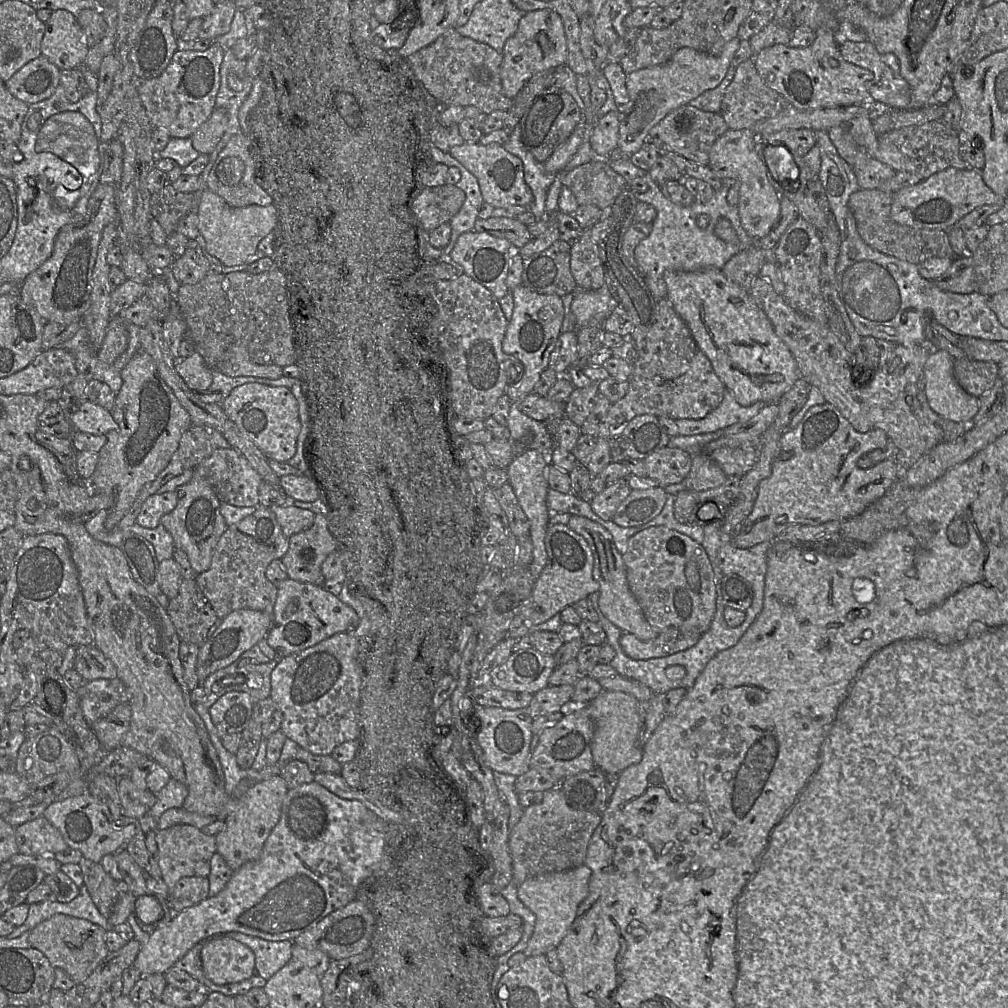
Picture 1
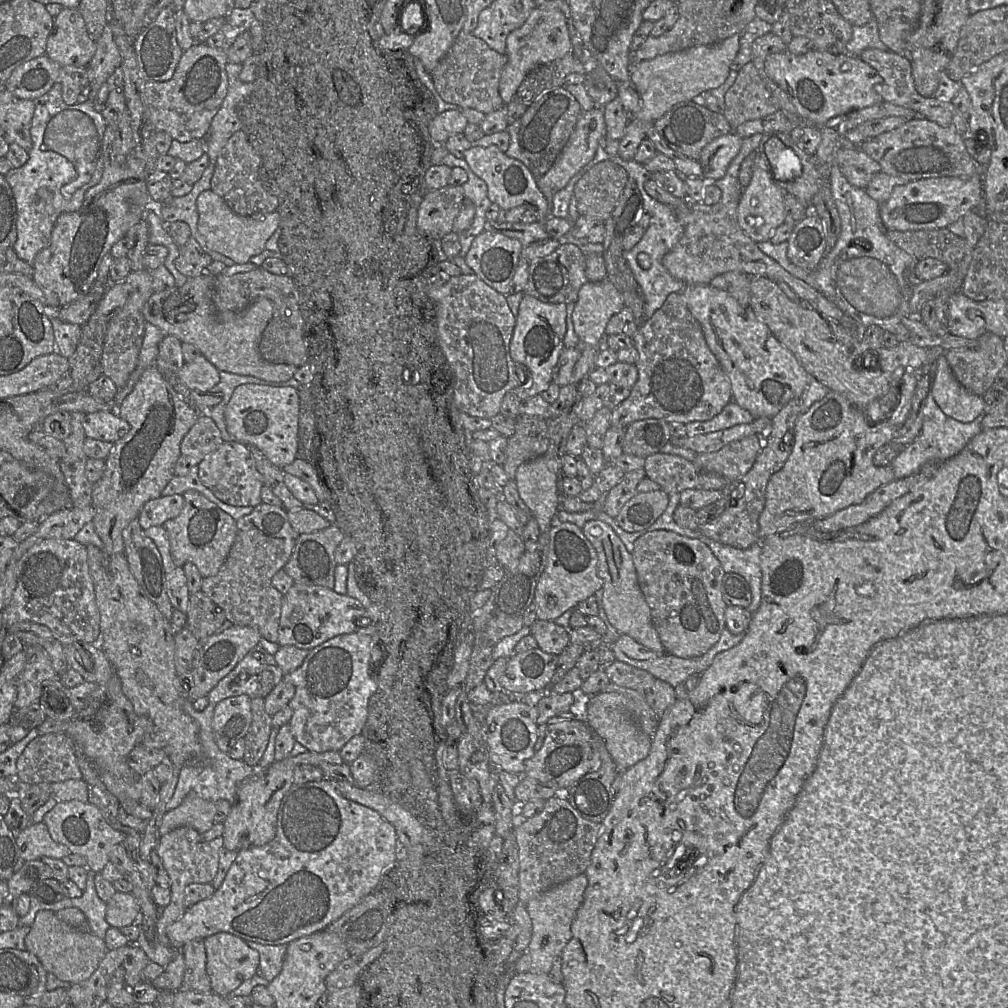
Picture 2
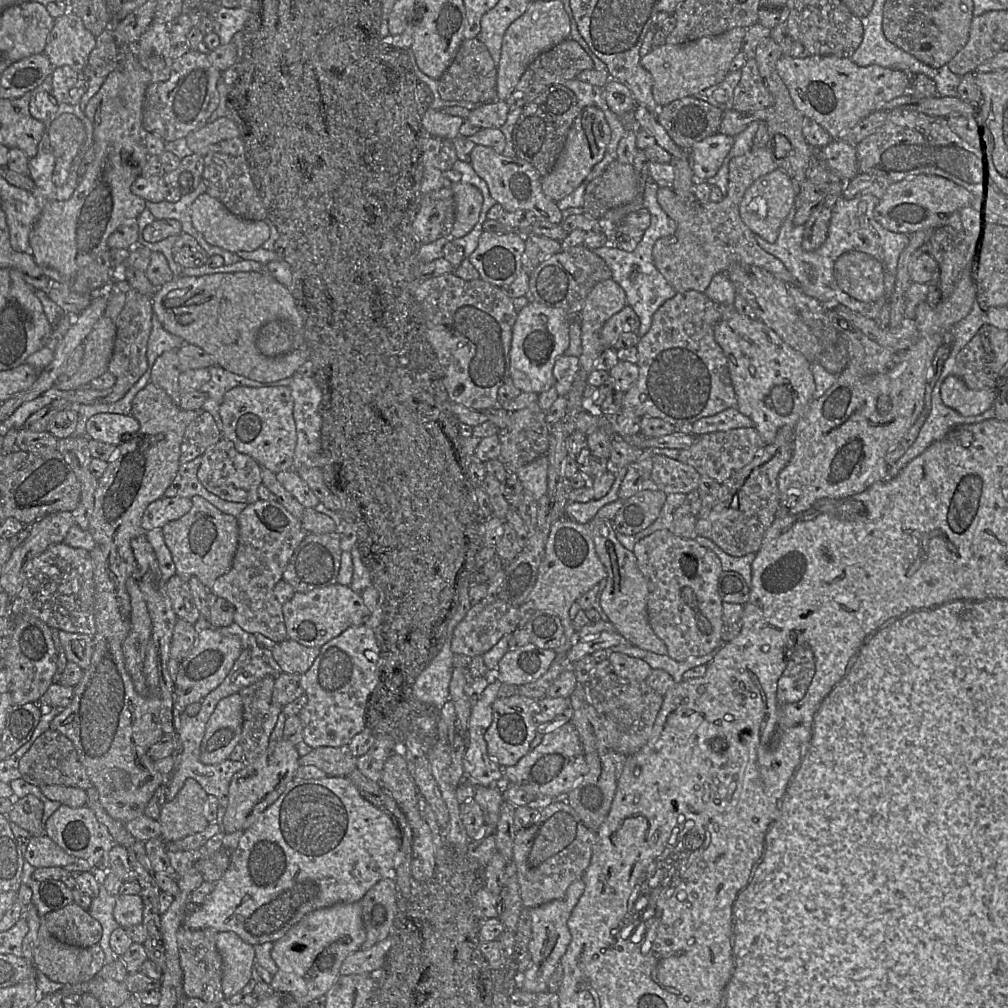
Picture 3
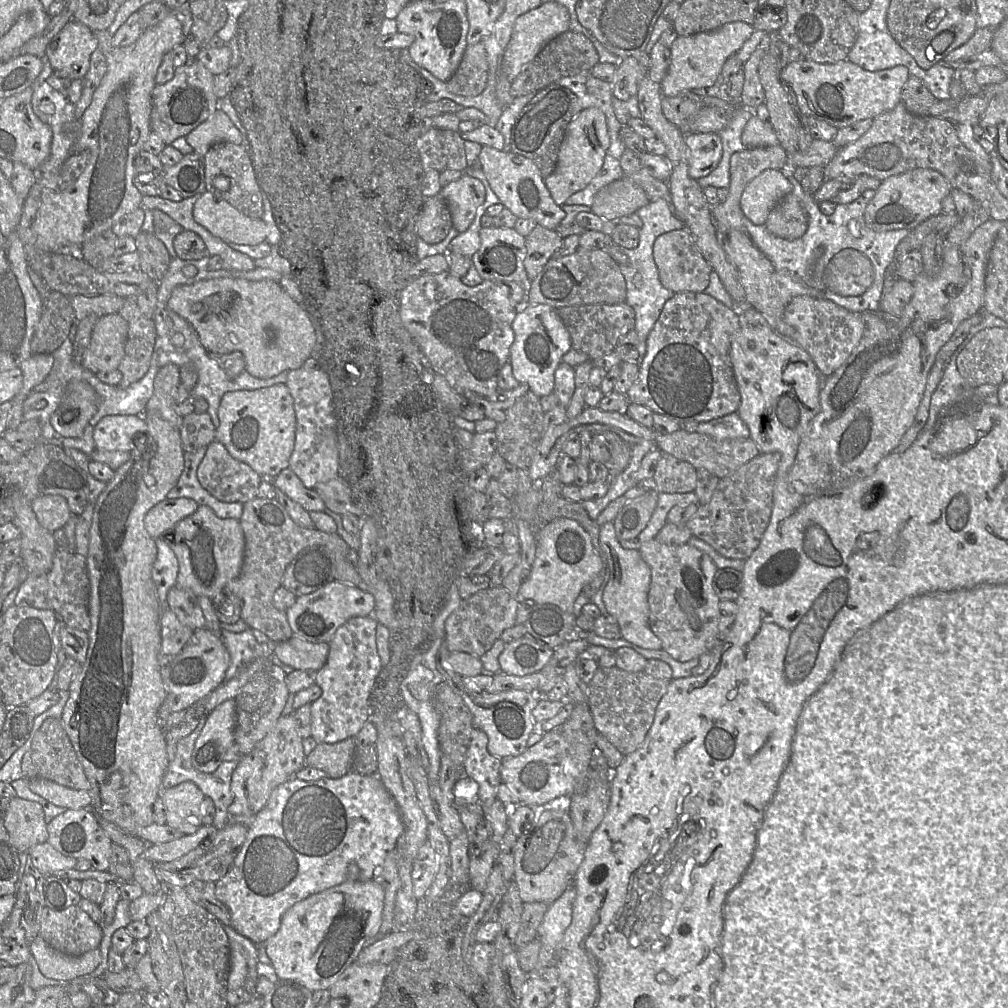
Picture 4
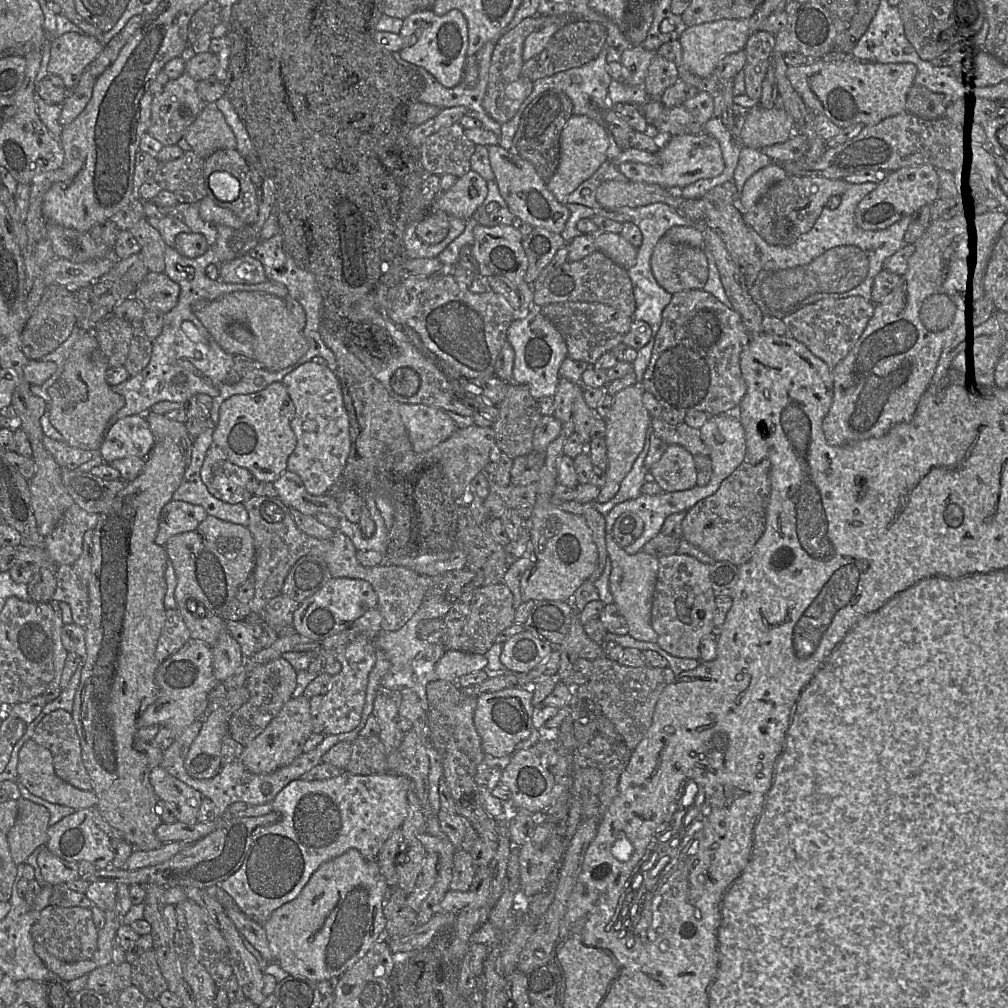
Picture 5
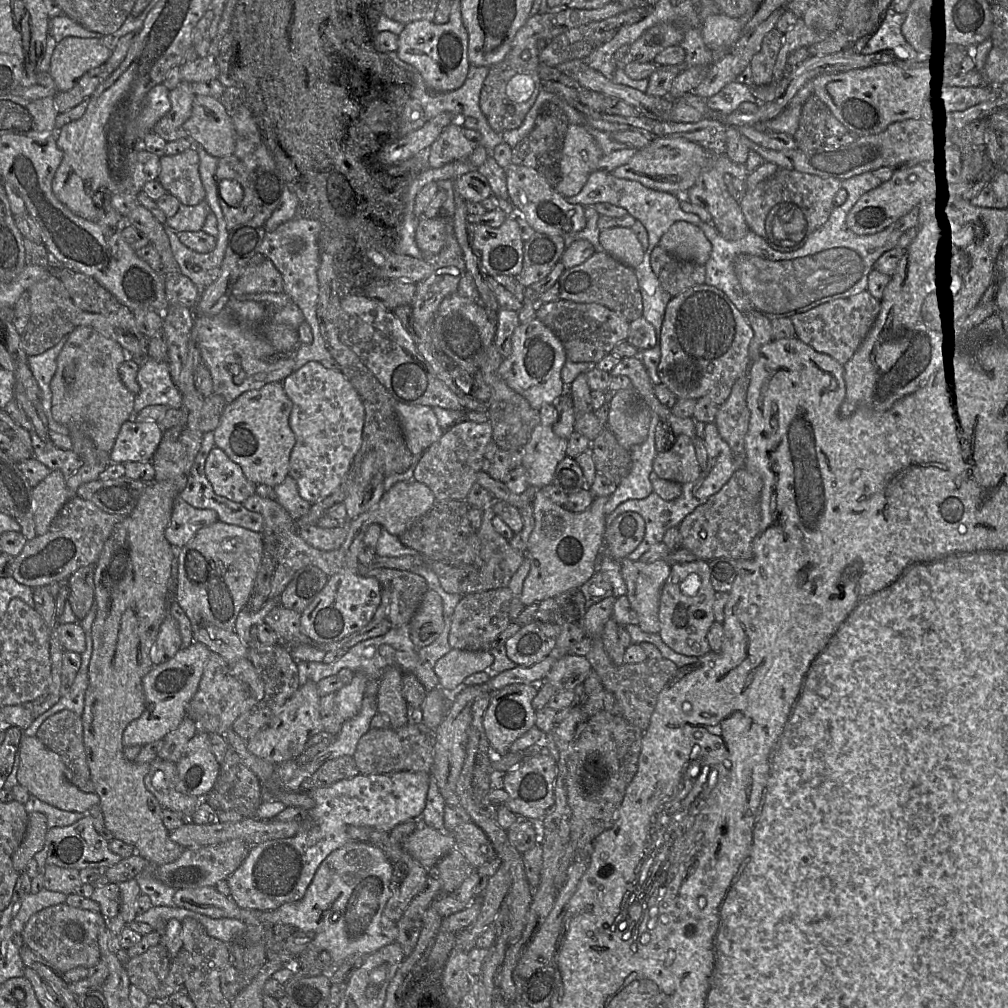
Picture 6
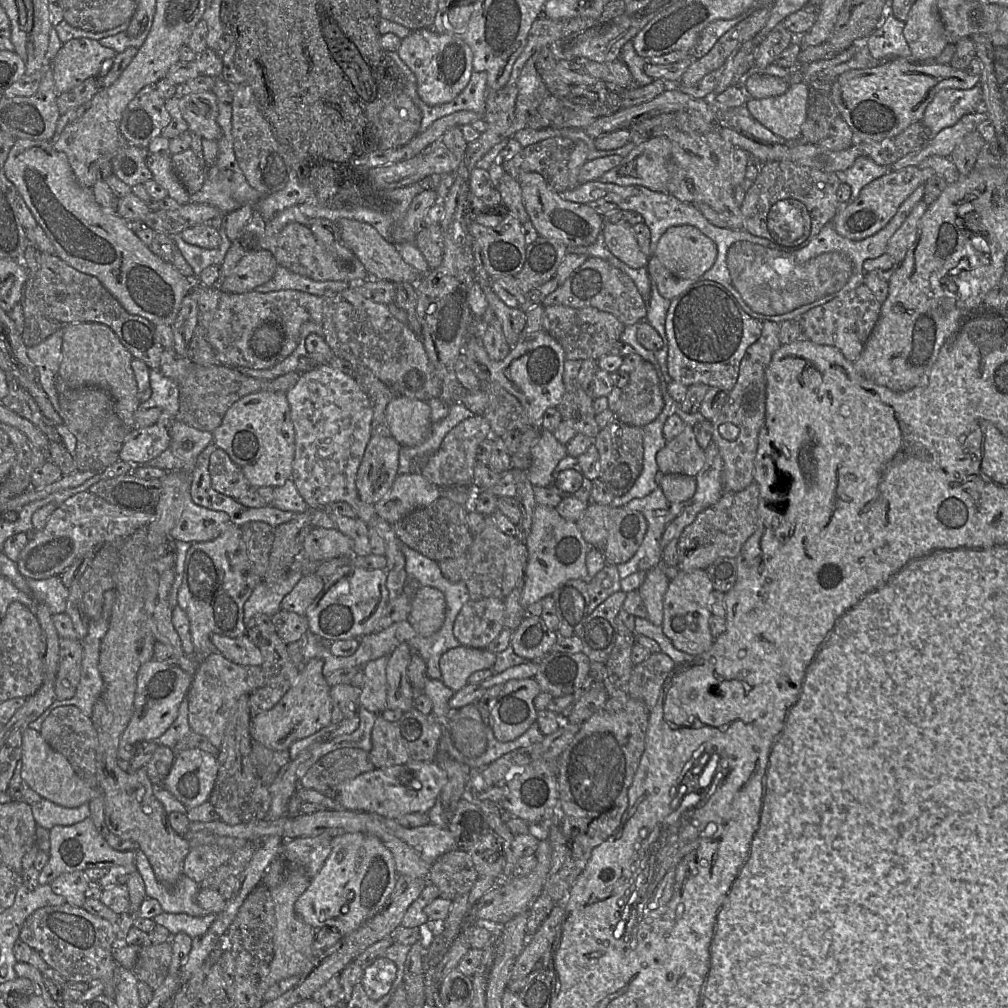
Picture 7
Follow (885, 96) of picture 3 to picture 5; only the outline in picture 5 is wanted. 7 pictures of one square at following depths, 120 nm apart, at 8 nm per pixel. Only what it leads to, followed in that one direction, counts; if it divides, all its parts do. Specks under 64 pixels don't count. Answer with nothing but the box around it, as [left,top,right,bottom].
[787,60,917,128]

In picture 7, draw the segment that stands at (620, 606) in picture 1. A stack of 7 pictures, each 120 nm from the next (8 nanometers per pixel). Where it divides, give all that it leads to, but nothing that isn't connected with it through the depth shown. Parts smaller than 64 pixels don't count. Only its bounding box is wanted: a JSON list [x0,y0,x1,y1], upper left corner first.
[637,566,669,626]

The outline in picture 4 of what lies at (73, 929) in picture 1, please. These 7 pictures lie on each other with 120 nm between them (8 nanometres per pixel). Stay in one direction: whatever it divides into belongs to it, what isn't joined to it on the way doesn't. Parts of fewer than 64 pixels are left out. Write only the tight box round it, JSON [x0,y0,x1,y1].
[30,935,101,982]

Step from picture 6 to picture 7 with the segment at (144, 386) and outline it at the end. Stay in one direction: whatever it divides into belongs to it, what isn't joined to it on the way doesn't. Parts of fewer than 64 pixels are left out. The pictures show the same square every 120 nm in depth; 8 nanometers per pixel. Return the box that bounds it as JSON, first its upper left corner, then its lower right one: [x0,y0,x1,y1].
[140,369,179,417]

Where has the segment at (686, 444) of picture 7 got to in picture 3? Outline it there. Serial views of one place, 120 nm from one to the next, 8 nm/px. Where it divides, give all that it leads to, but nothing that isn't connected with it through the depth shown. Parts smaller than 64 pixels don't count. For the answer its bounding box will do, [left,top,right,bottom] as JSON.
[650,454,701,495]

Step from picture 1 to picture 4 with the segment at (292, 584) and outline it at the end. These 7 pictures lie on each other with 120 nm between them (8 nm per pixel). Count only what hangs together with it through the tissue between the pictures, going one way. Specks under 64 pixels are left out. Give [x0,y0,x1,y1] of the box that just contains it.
[286,581,374,643]

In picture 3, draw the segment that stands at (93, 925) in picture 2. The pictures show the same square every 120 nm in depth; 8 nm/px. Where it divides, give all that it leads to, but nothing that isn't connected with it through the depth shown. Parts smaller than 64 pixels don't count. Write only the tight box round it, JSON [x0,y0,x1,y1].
[88,882,120,964]

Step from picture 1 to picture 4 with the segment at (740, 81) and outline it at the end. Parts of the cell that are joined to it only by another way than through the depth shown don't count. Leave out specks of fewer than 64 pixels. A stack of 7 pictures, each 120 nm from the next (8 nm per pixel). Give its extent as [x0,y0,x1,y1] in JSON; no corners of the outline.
[741,34,770,108]

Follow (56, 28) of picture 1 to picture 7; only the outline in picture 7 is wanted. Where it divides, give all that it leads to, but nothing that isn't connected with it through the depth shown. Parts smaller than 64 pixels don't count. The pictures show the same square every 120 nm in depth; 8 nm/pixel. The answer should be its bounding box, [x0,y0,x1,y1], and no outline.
[52,38,116,93]

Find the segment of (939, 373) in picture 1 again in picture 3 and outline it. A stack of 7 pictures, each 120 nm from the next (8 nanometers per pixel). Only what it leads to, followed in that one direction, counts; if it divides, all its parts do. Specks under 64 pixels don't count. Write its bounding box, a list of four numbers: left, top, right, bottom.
[940,375,997,417]

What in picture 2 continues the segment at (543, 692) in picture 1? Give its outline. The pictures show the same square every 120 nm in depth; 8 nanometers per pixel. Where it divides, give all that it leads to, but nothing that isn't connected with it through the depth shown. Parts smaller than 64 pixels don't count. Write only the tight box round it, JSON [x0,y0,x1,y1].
[537,691,589,725]

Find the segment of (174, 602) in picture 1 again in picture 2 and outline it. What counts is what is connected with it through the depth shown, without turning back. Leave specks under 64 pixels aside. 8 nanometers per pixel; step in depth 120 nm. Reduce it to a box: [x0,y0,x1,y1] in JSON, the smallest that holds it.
[186,591,226,640]

